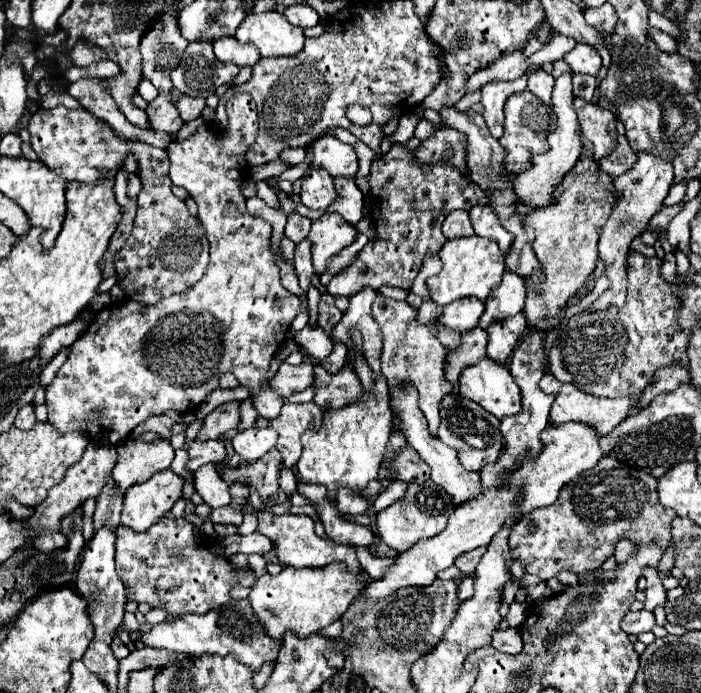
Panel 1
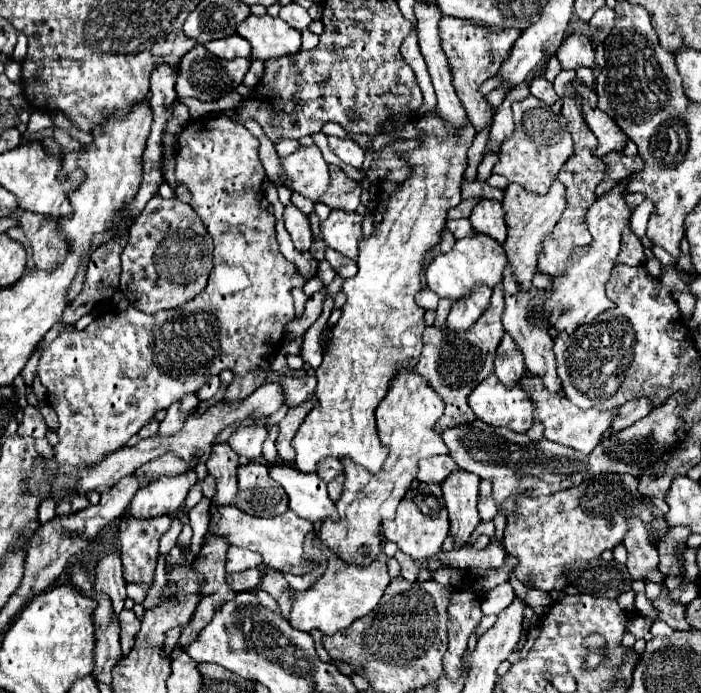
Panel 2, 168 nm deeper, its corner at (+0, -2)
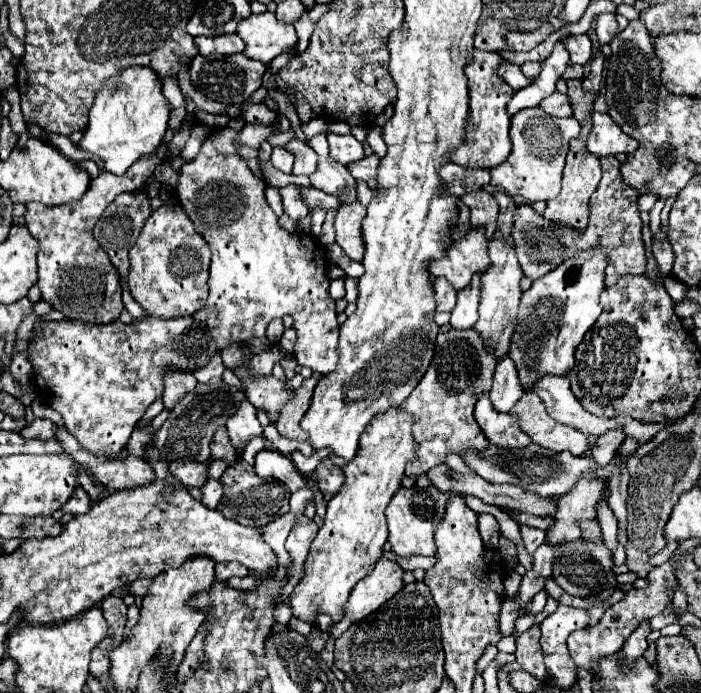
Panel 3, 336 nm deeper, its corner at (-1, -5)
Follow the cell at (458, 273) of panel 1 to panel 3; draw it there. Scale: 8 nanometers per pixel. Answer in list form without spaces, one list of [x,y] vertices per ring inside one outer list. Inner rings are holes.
[[[471,229],[461,241],[455,241],[441,261],[429,263],[429,275],[433,279],[445,277],[455,291],[461,291],[471,283],[475,273],[485,273],[491,265],[487,253],[487,237],[479,229]]]

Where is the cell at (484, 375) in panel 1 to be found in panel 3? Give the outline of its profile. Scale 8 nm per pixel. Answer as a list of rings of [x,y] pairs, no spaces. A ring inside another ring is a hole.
[[[489,393],[479,397],[475,405],[475,421],[483,429],[487,441],[505,449],[527,447],[531,443],[531,437],[519,429],[519,417],[515,417],[515,413],[499,413],[489,401]]]

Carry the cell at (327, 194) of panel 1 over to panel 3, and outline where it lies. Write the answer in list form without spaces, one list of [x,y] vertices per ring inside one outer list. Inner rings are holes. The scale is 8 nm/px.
[[[291,139],[285,147],[295,155],[293,175],[311,177],[311,173],[315,173],[315,169],[317,169],[317,153],[309,145],[305,145],[297,139]]]

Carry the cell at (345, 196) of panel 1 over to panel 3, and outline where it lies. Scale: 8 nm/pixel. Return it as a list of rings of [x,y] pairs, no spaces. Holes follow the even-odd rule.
[[[315,135],[309,139],[309,145],[319,155],[317,173],[311,175],[311,185],[321,189],[323,193],[331,193],[339,197],[339,203],[353,203],[357,201],[357,181],[351,177],[349,169],[339,165],[329,157],[329,145],[325,135]]]

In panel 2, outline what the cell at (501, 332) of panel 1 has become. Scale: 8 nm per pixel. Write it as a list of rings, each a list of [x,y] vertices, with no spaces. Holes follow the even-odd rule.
[[[502,338],[498,350],[496,350],[496,376],[498,380],[512,388],[522,376],[524,376],[524,362],[522,362],[522,356],[518,354],[514,342],[510,342],[510,338]]]

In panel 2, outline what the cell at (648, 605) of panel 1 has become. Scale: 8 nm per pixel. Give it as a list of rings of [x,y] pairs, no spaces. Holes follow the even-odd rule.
[[[628,518],[628,532],[624,536],[622,546],[628,552],[628,572],[632,578],[642,580],[648,570],[658,568],[658,552],[648,542],[648,530],[640,518]]]

